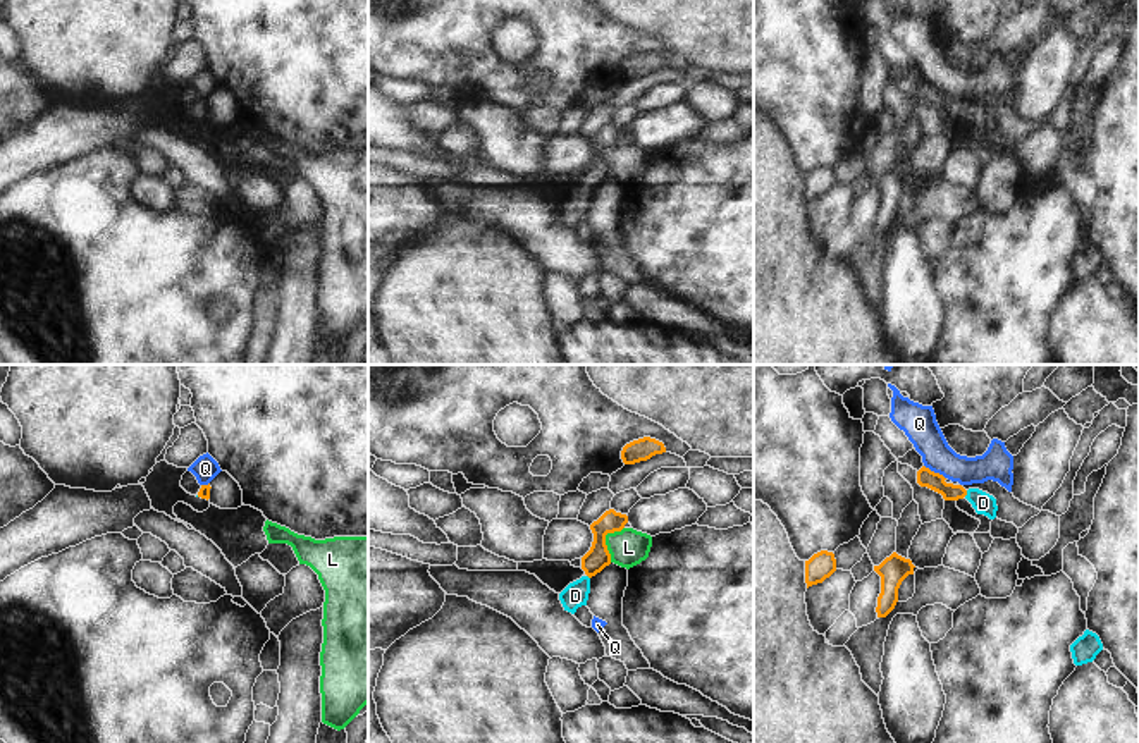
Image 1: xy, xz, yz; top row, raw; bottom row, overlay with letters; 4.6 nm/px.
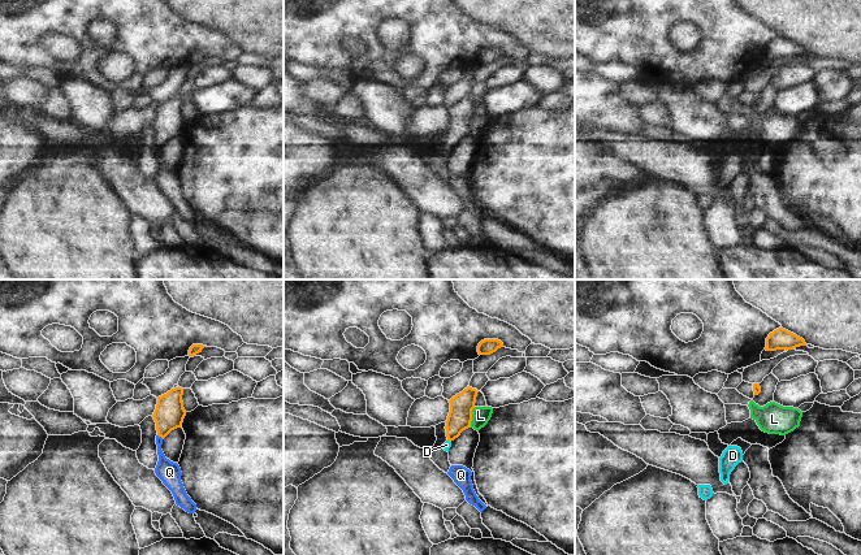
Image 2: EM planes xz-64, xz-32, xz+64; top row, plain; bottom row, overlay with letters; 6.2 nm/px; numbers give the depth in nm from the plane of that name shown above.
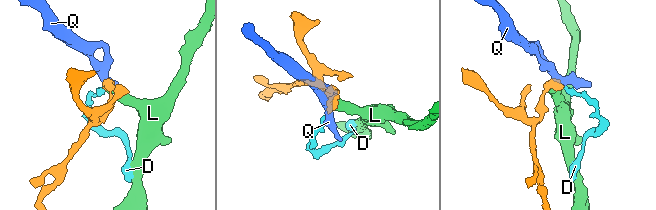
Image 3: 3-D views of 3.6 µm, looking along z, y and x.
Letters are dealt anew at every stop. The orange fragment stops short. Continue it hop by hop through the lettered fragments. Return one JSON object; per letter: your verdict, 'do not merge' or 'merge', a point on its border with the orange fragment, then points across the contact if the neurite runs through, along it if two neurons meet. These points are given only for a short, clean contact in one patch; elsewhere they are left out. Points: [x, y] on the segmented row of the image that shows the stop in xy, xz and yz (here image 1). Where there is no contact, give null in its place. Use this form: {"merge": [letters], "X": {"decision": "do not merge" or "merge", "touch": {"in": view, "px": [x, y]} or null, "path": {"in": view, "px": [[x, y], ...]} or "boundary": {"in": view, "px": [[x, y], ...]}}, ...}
{"merge": ["D"], "D": {"decision": "merge", "touch": {"in": "yz", "px": [966, 494]}, "path": {"in": "yz", "px": [[928, 478], [950, 492], [966, 494], [983, 503]]}}, "L": {"decision": "do not merge", "touch": {"in": "xz", "px": [604, 540]}, "boundary": {"in": "xz", "px": [[623, 527], [606, 535], [609, 561]]}}, "Q": {"decision": "do not merge", "touch": {"in": "yz", "px": [933, 472]}, "boundary": {"in": "yz", "px": [[924, 465], [945, 478]]}}}

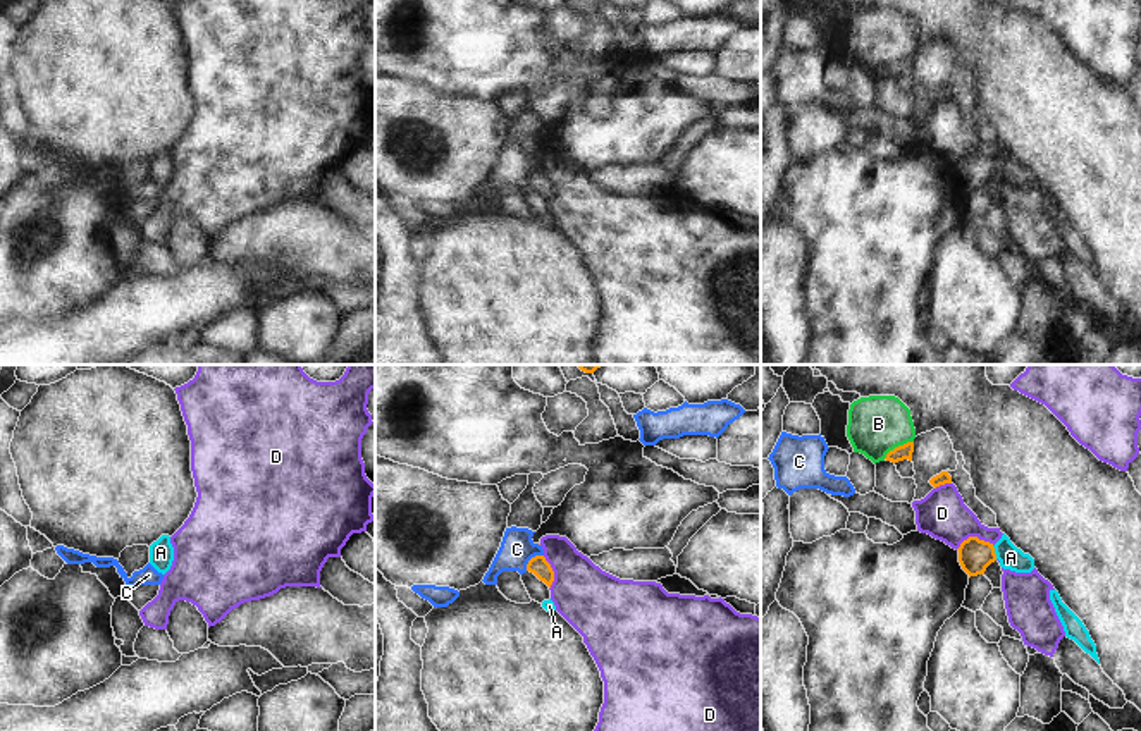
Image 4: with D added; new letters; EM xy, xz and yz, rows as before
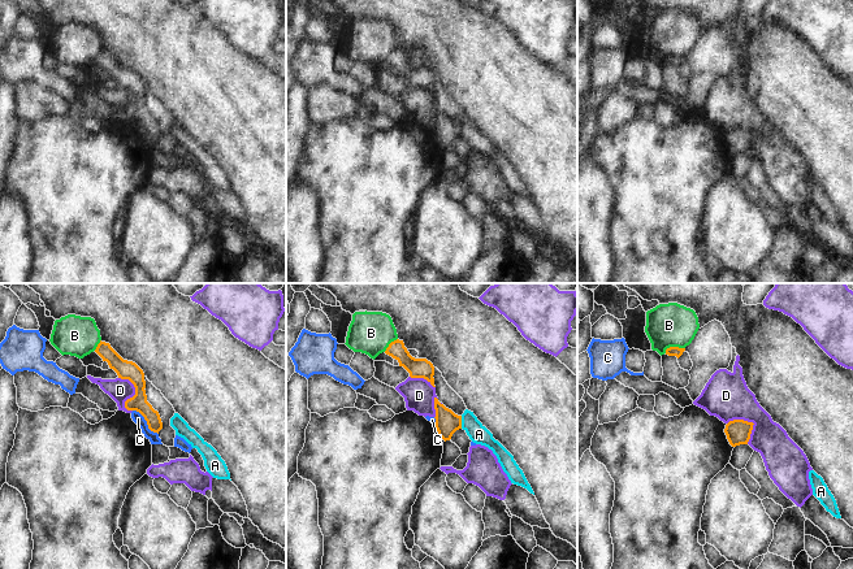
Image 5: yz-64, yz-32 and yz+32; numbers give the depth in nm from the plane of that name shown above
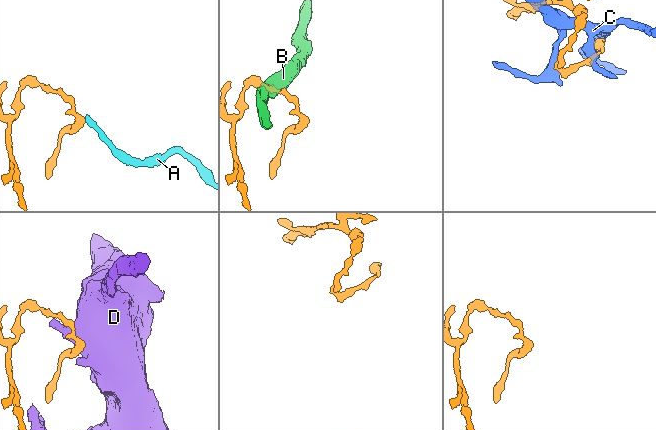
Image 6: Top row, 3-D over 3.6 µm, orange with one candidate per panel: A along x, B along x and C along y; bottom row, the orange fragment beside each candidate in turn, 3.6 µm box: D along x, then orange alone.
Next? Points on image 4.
{"merge": ["A"], "A": {"decision": "merge", "touch": {"in": "yz", "px": [993, 552]}, "path": {"in": "yz", "px": [[974, 556], [993, 552], [1005, 552], [1011, 558]]}}, "B": {"decision": "do not merge", "touch": {"in": "yz", "px": [899, 446]}, "boundary": {"in": "yz", "px": [[912, 441], [895, 446], [883, 458]]}}, "C": {"decision": "do not merge", "touch": {"in": "xz", "px": [530, 559]}}, "D": {"decision": "do not merge", "touch": {"in": "yz", "px": [974, 537]}}}

